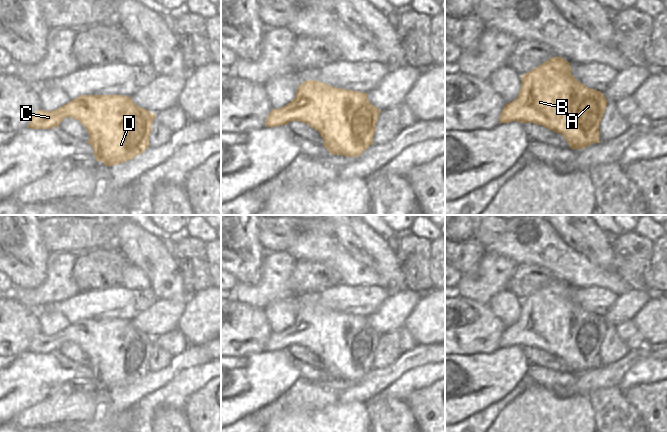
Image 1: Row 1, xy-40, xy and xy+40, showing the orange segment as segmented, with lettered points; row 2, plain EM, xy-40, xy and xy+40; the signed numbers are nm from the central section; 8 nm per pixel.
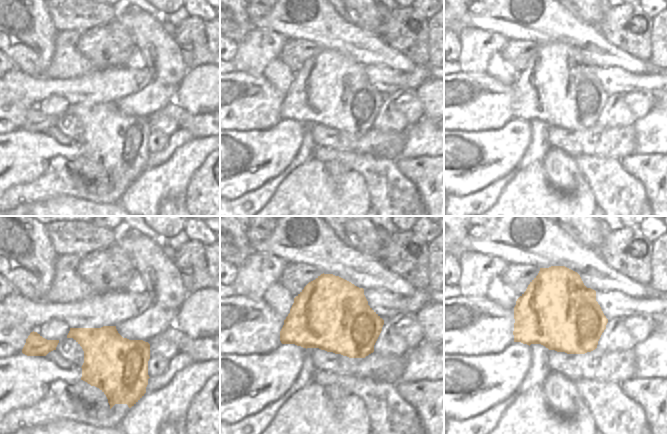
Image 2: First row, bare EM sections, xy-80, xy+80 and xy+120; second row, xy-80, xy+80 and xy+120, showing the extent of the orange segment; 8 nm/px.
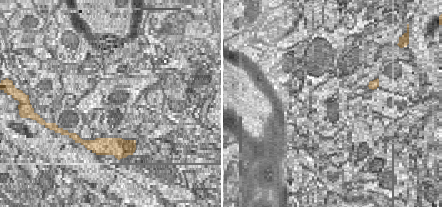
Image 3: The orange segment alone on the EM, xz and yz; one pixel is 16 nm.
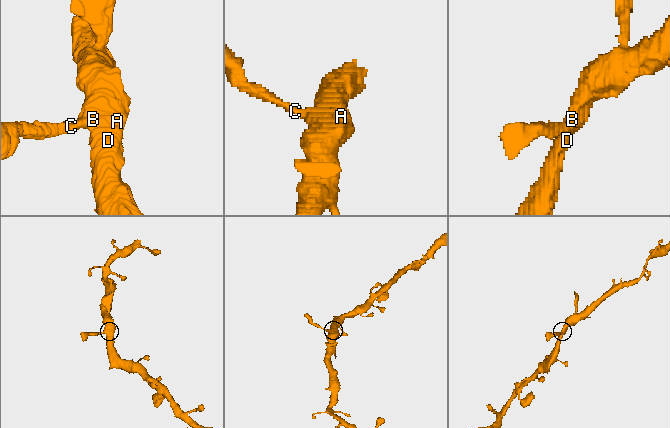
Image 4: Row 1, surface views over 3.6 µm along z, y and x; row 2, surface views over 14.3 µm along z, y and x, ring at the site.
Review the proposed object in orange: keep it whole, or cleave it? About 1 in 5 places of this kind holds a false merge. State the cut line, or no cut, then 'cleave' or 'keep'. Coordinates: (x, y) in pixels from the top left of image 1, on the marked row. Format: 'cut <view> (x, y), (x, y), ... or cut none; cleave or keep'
cut none; keep

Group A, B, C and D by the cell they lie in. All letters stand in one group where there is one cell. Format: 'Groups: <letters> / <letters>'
Groups: A B C D

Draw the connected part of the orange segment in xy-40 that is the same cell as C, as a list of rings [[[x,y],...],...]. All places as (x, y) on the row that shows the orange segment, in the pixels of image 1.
[[[82,95],[71,100],[66,105],[54,111],[36,111],[30,118],[28,128],[30,129],[53,129],[66,118],[76,119],[88,132],[88,144],[93,148],[93,155],[96,161],[102,161],[106,166],[118,165],[130,161],[143,153],[149,147],[149,136],[151,126],[155,119],[155,113],[150,113],[142,107],[138,107],[131,97],[124,95]]]

